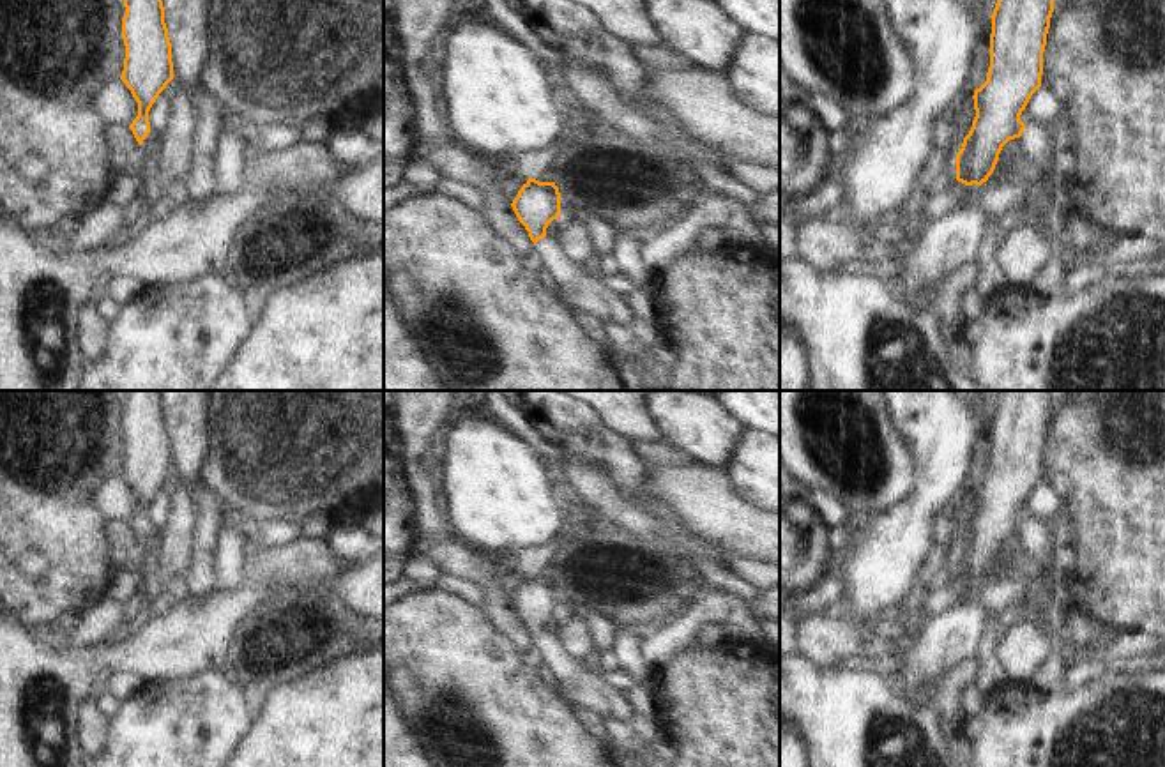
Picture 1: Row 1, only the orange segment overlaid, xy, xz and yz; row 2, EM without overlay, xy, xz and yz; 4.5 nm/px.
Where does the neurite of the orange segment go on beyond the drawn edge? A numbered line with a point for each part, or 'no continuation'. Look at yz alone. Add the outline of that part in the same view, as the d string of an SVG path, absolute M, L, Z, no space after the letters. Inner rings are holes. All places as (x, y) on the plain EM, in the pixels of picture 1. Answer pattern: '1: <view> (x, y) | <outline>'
1: yz (1040, 541) | M1027 518L1025 525L1020 532L1022 541L1022 555L1029 566L1038 560L1052 558L1059 569L1059 580L1055 587L1050 590L1050 597L1054 597L1061 606L1068 606L1070 596L1064 587L1064 532L1055 530L1050 523Z

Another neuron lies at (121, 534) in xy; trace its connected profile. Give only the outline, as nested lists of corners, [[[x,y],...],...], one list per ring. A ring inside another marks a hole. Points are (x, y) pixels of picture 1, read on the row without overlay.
[[[106,521],[104,532],[111,546],[118,546],[129,551],[136,551],[140,548],[140,541],[129,521]]]

